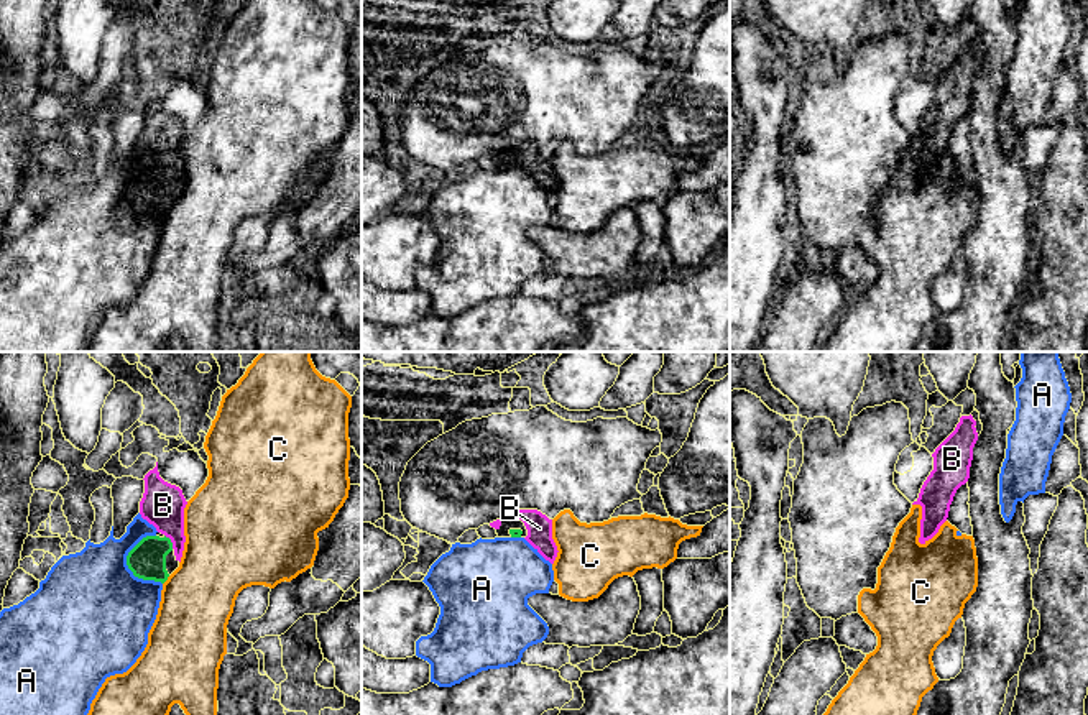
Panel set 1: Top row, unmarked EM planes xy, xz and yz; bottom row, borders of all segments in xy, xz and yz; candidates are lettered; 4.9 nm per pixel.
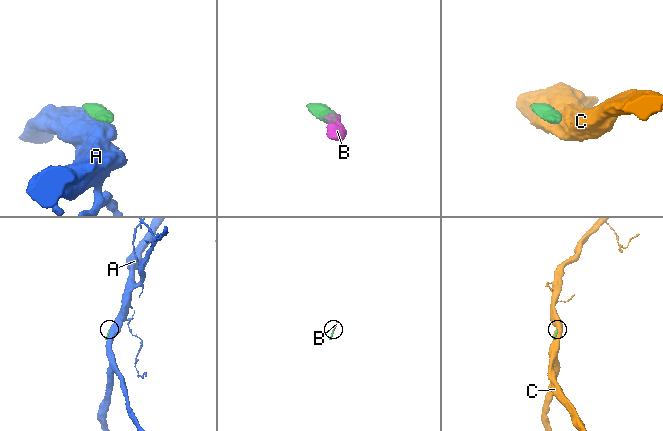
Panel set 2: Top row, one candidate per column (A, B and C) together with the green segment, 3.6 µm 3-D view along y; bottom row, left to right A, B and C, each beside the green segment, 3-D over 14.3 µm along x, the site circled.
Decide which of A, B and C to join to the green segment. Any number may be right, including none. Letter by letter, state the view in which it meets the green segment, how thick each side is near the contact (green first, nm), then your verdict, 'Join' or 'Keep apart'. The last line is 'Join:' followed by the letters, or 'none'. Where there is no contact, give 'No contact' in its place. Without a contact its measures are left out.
A: Touches green in xy. Thickness 180 nm (green) against 500 nm. Keep apart
B: Touches green in xy. Thickness 180 nm (green) against 220 nm. Join
C: Touches green in xy. Thickness 180 nm (green) against 360 nm. Keep apart
Join: B

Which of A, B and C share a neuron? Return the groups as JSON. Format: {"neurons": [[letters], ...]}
{"neurons": [["A"], ["B"], ["C"]]}

